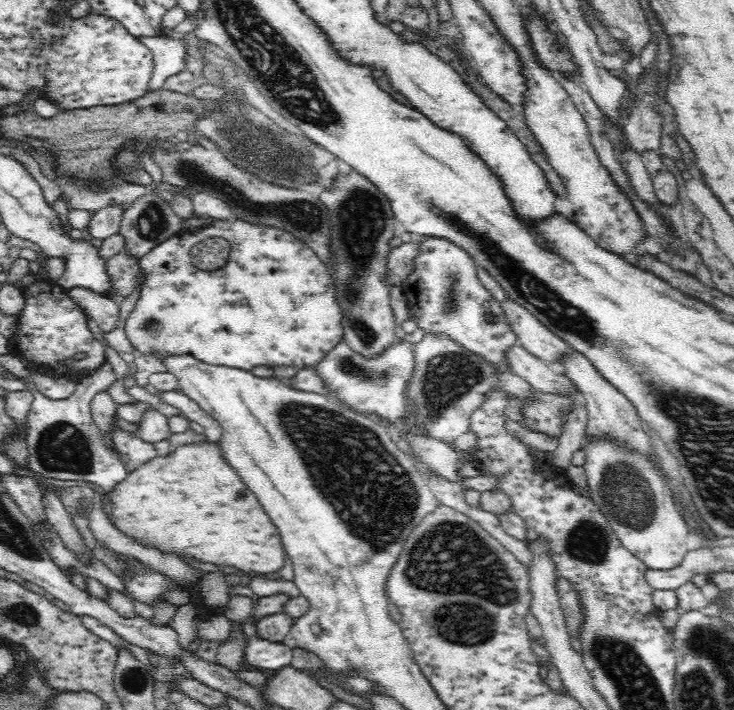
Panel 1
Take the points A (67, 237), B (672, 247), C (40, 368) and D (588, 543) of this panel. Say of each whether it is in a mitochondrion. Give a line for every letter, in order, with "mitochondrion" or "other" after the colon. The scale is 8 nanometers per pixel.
A: other
B: mitochondrion
C: other
D: mitochondrion

